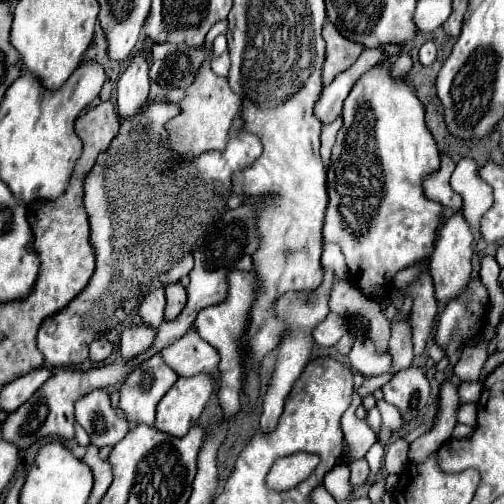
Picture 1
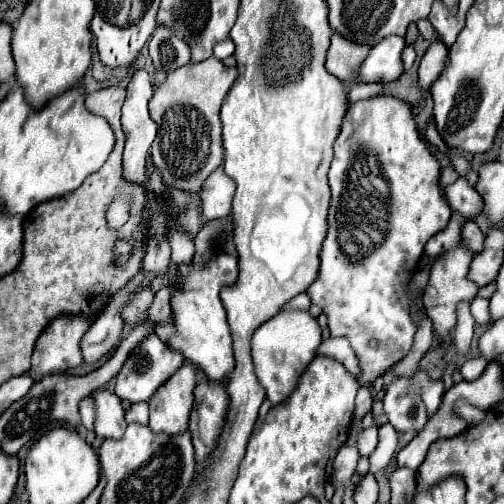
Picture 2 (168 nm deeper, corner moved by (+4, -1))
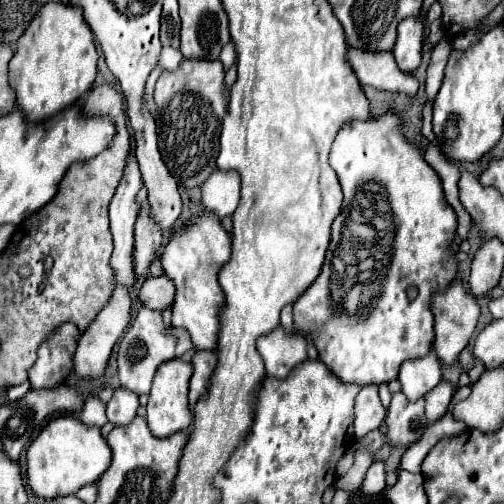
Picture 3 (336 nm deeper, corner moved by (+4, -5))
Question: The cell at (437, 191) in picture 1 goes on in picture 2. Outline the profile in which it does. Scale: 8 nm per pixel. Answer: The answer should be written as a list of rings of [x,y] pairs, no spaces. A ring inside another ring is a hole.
[[[459,177],[453,185],[447,187],[445,195],[451,209],[459,211],[465,219],[473,219],[483,211],[483,199],[477,193],[477,189],[467,183],[467,179]]]

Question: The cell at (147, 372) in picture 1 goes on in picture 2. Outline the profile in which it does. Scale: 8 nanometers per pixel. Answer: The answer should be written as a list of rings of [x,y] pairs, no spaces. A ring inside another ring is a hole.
[[[149,333],[127,357],[125,365],[121,367],[121,371],[117,373],[117,385],[115,385],[115,393],[129,403],[139,403],[139,401],[149,401],[151,395],[155,393],[155,389],[167,381],[167,377],[171,377],[171,371],[175,373],[181,365],[183,365],[185,357],[181,351],[171,349],[167,343],[163,343],[155,333]]]

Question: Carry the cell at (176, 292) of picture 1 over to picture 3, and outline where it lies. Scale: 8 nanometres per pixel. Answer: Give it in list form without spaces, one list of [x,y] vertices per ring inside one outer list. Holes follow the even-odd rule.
[[[161,275],[161,277],[147,277],[147,281],[141,285],[139,299],[141,299],[143,307],[155,309],[155,311],[161,313],[161,311],[165,311],[167,307],[173,305],[175,287],[173,287],[171,279],[167,279],[165,275]]]

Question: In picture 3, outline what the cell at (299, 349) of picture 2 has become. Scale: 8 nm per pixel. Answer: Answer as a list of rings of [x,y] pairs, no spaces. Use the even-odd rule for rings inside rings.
[[[283,327],[257,339],[257,351],[271,379],[285,379],[291,369],[307,359],[307,341],[301,335],[289,335]]]

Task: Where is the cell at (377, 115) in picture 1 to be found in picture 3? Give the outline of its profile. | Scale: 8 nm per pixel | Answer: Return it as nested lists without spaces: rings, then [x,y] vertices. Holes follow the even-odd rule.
[[[393,111],[343,125],[331,145],[329,163],[343,189],[343,207],[331,227],[331,243],[321,275],[293,303],[293,321],[305,323],[315,335],[319,359],[341,381],[361,387],[389,383],[397,379],[403,361],[419,359],[431,349],[433,313],[429,299],[435,291],[445,289],[457,273],[449,249],[457,217],[445,201],[439,175],[435,175],[413,141],[405,137],[401,121]],[[411,289],[415,289],[413,297],[409,297]]]

